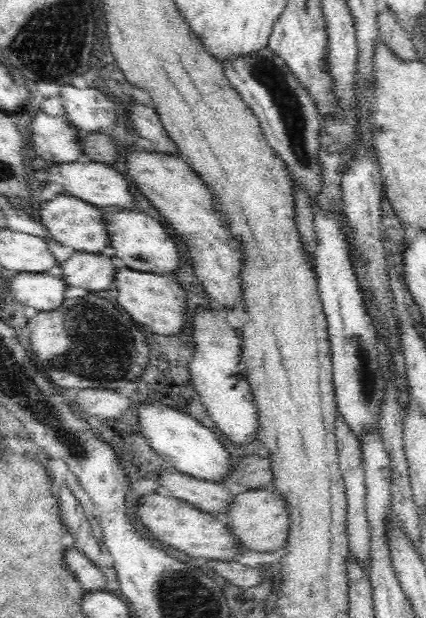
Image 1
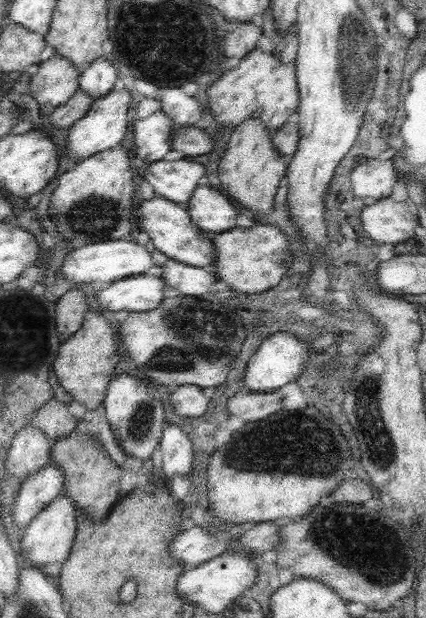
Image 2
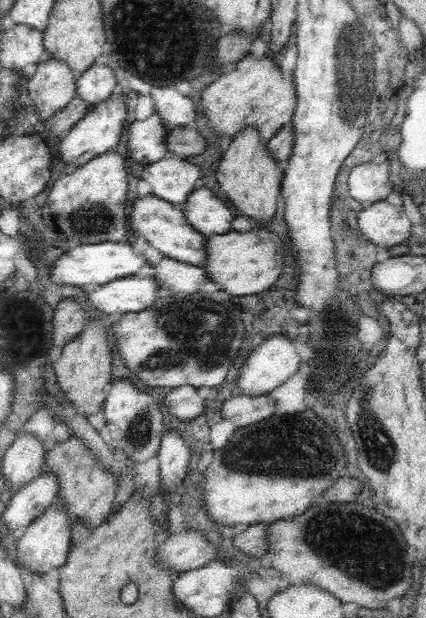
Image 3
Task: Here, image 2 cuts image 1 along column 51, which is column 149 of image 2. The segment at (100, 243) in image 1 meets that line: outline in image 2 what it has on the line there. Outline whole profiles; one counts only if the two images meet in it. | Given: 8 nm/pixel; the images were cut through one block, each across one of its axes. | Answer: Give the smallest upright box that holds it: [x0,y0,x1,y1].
[134,196,215,269]

